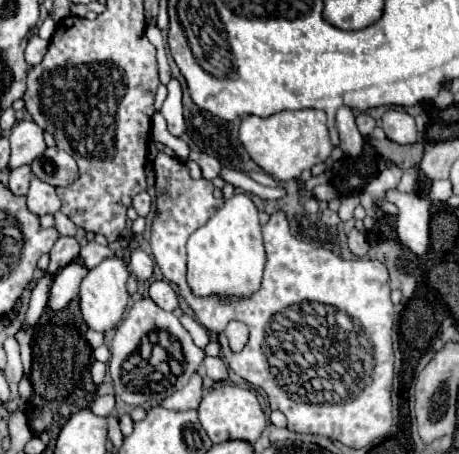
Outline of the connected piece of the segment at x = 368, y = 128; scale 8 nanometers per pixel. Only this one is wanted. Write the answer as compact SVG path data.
M357 112L357 128L359 128L359 132L363 136L371 136L373 134L373 128L375 128L375 120L369 114Z

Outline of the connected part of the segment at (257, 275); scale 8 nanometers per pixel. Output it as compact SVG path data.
M241 192L225 200L223 208L217 210L205 226L191 234L187 242L187 256L187 282L197 296L249 296L255 292L263 276L265 248L253 200Z

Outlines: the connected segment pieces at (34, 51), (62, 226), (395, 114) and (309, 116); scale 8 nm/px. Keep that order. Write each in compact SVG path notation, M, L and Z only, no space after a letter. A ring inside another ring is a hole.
M33 36L33 38L29 40L29 44L27 44L27 50L25 50L25 60L27 60L27 64L29 64L29 66L39 64L39 62L43 60L43 56L47 54L47 46L49 46L49 42L41 40L39 36Z
M55 212L53 218L55 218L55 230L57 230L61 236L75 236L77 226L75 226L63 212Z
M389 110L389 112L383 114L381 122L383 122L385 136L387 136L391 142L397 142L397 144L415 144L415 142L417 142L415 120L413 120L413 116L409 116L407 112Z
M283 110L267 118L245 116L239 128L239 140L255 164L259 164L275 180L299 180L303 170L321 164L329 158L333 144L325 126L323 110Z

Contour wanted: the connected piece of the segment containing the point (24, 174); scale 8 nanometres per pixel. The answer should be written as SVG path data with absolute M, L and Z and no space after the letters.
M21 166L21 168L13 168L11 176L9 176L9 190L15 196L25 196L27 188L31 182L31 168L29 166Z

